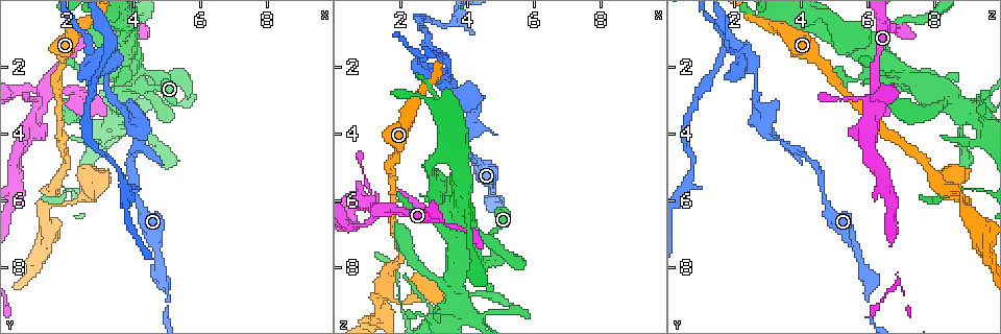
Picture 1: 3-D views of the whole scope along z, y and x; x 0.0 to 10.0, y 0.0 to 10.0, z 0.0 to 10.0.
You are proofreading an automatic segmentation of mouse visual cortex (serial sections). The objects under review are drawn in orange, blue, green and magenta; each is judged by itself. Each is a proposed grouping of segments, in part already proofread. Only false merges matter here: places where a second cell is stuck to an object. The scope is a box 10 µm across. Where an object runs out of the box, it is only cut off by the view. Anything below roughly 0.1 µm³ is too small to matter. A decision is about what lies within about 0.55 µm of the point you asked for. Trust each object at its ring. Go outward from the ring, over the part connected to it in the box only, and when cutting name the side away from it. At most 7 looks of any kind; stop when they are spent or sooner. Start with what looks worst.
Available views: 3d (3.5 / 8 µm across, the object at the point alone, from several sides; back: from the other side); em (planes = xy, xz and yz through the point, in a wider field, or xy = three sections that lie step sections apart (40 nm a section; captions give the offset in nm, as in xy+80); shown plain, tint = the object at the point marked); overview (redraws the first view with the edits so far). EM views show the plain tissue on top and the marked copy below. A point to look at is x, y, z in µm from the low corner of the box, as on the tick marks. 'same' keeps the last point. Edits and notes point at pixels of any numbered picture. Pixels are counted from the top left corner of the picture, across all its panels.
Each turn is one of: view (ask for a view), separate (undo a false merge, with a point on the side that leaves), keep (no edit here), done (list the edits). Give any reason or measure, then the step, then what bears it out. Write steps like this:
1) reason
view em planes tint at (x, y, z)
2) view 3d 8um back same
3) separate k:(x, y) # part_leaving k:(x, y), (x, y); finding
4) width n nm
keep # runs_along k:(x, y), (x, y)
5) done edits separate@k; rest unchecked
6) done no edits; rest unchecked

sharp bend
view 3d 8um at (1.40, 2.75, 6.25)

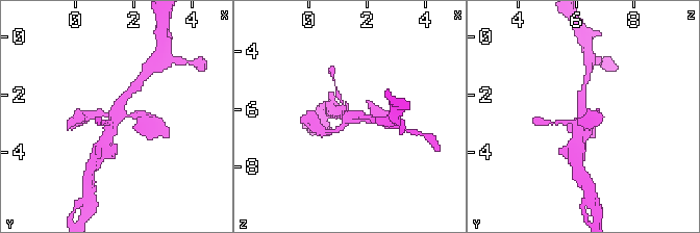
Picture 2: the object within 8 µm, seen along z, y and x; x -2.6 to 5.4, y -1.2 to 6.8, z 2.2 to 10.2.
view em xy step 3 tint same

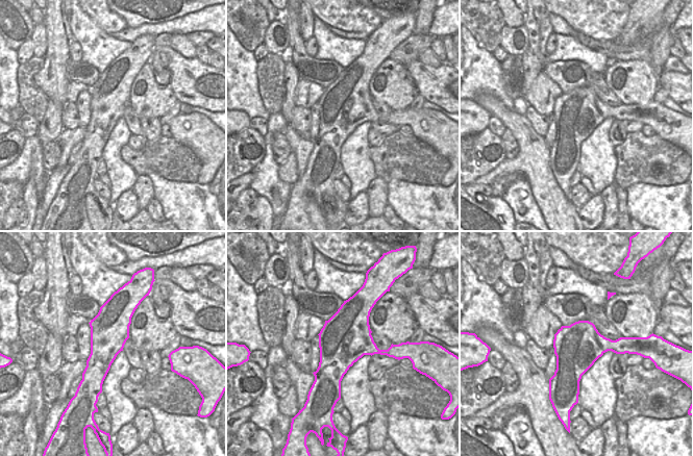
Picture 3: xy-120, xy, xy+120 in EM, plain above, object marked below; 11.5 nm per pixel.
width 600 nm
keep # runs_along 2:(132, 89), (117, 109), (104, 141); one cell here

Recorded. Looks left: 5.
thin arm on a thick one
view 3d 3.5um back at (3.30, 1.85, 2.45)

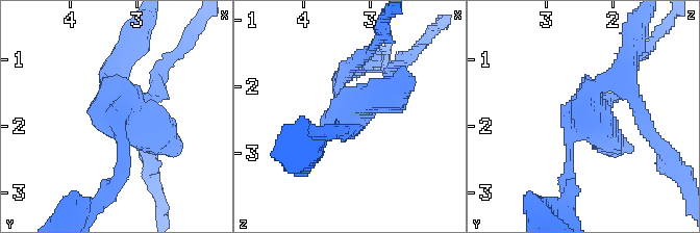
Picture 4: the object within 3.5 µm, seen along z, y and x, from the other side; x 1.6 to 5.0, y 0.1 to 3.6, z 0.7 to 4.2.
arms 4; arm_widths 150, 150, 200, 450 nm; need the tissue
view em xy step 5 tint at (3.35, 1.80, 2.40)

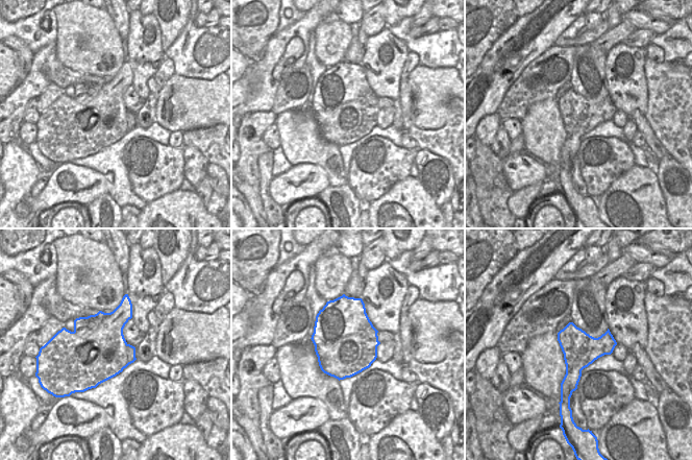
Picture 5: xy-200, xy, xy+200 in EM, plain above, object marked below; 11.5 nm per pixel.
separate 4:(125, 68) # part_leaving 4:(598, 87), (622, 84), (657, 145); two cells meet here

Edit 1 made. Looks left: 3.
view overview

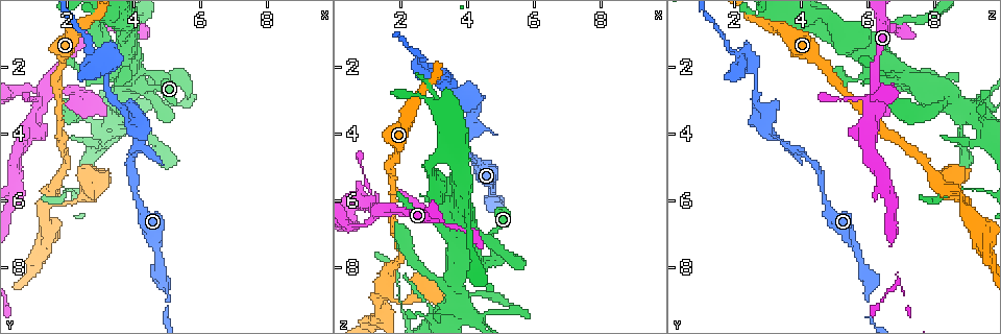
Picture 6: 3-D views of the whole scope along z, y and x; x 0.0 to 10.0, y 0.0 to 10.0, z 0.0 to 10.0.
abrupt turn
view 3d 3.5um at (4.25, 2.60, 7.25)

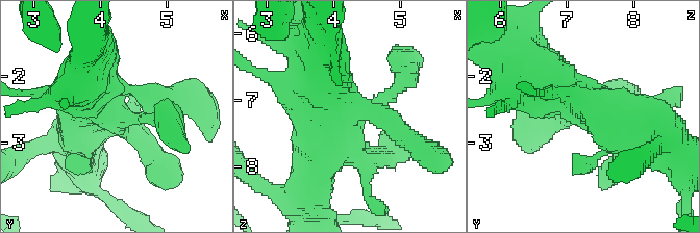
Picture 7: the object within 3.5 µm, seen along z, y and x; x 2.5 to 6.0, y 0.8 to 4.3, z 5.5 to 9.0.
now the EM
view em planes tint at (4.25, 2.60, 7.25)

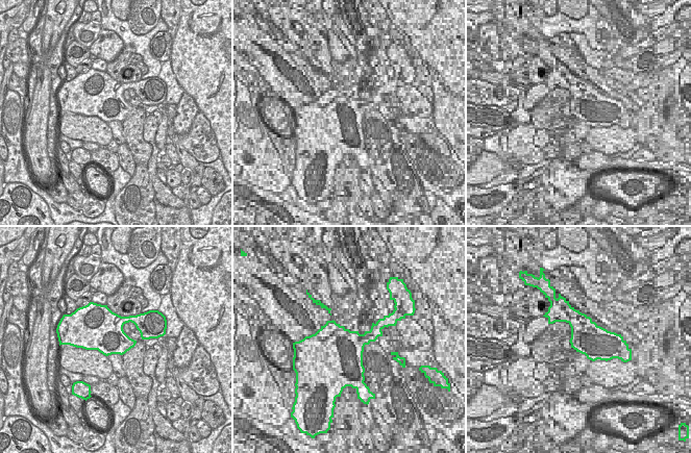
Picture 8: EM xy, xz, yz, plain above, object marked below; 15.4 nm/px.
keep # runs_along 7:(160, 121), (103, 107), (91, 62); continuous, no second cell

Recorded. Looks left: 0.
done edits separate@4; rest unchecked

